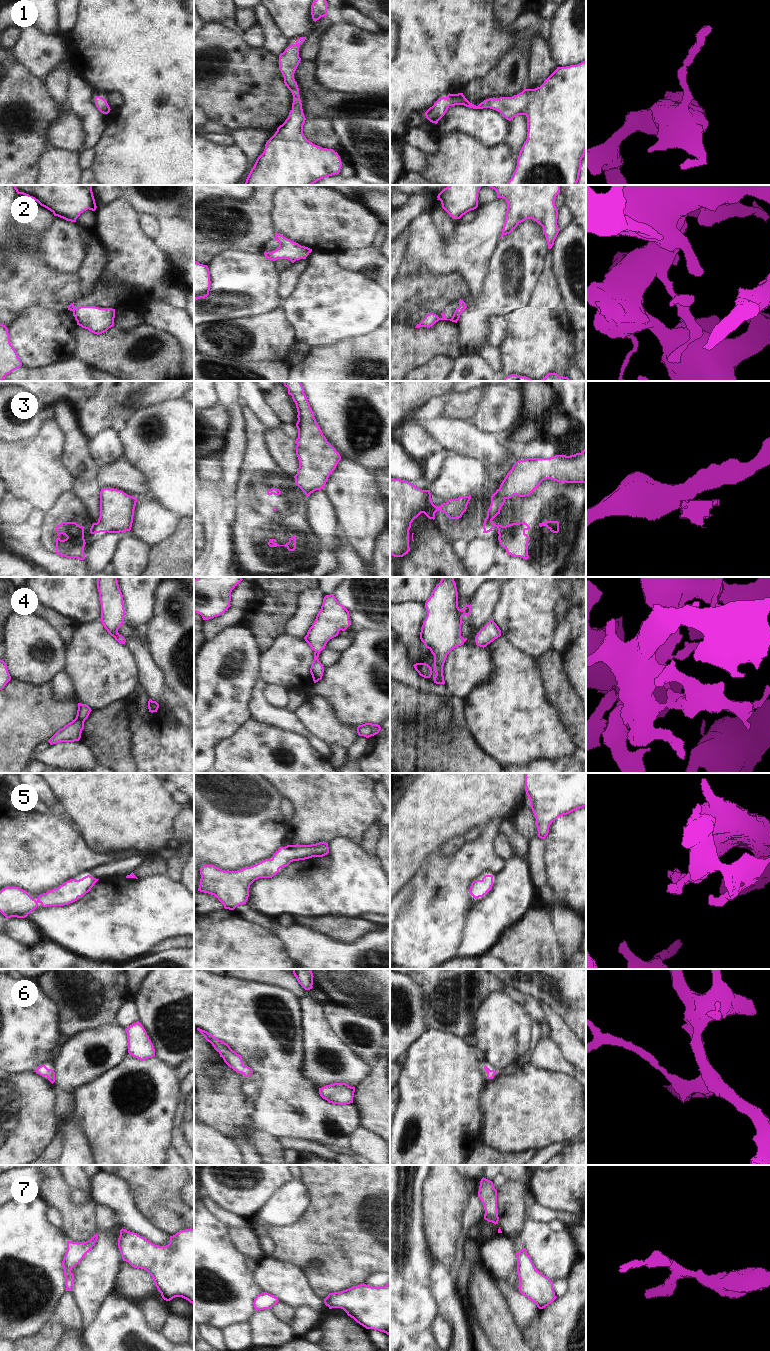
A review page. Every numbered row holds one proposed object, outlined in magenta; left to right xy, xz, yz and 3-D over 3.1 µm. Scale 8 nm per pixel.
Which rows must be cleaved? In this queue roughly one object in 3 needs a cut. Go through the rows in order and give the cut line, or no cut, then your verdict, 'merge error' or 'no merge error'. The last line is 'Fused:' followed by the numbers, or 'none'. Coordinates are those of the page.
1: no cut | no merge error
2: no cut | no merge error
3: yz (491, 521), (487, 523), (484, 529) | merge error
4: no cut | no merge error
5: no cut | no merge error
6: no cut | no merge error
7: no cut | no merge error
Fused: 3

